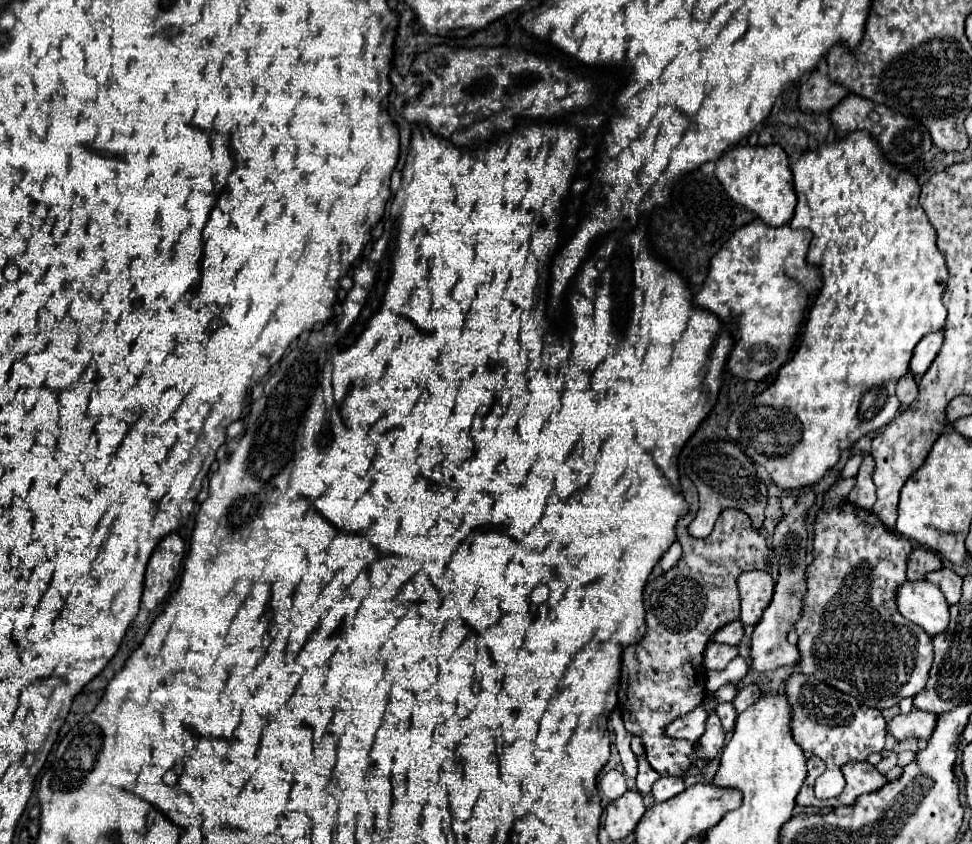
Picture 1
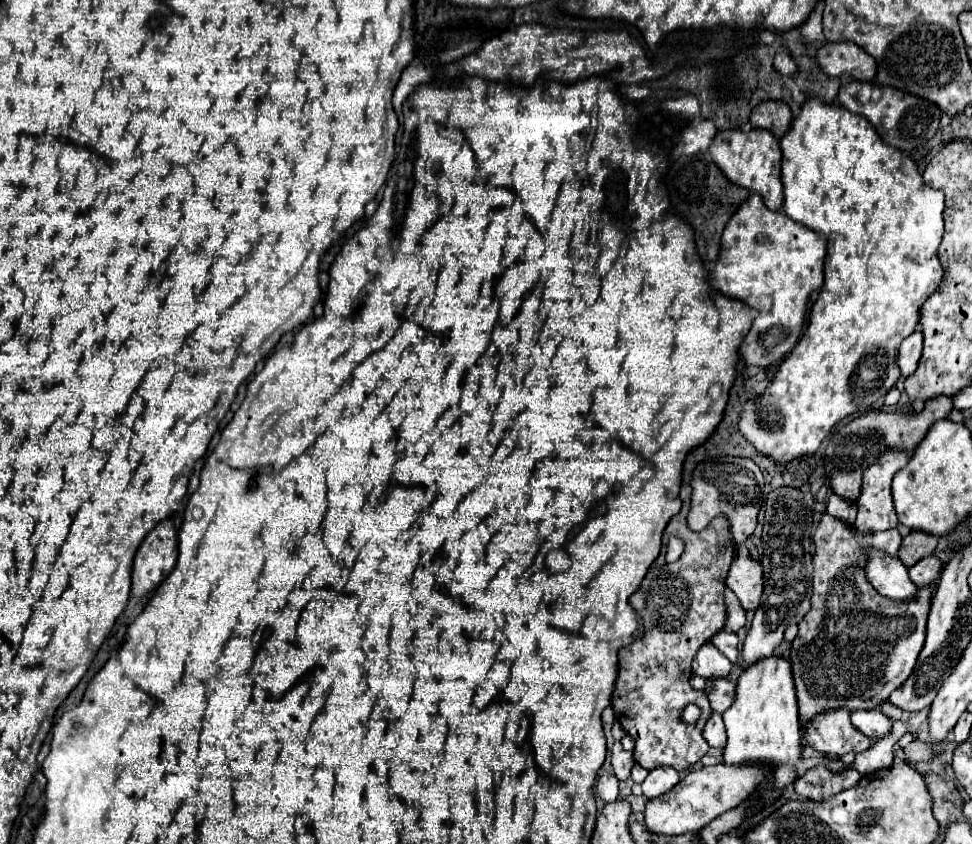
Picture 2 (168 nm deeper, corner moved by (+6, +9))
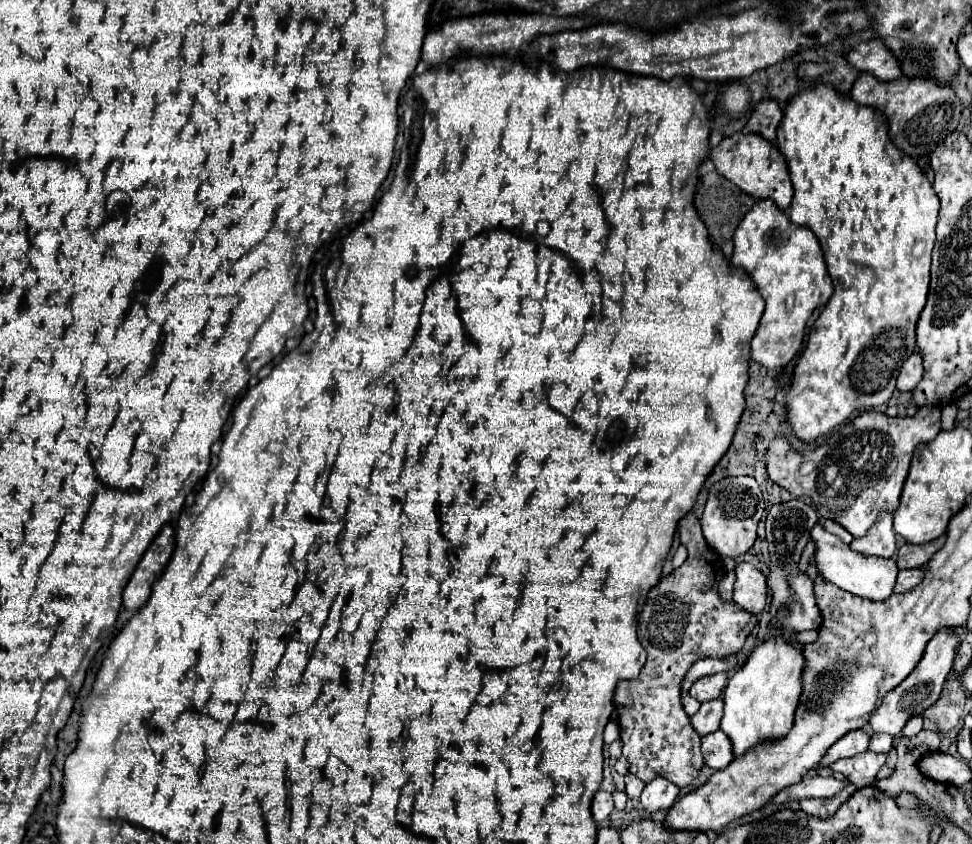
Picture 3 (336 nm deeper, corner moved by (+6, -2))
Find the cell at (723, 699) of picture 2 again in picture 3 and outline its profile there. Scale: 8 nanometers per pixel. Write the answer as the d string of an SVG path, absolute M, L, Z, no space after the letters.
M722 698L716 702L706 702L700 706L700 710L690 718L690 724L696 734L706 736L710 732L716 732L720 728L720 714L722 714Z

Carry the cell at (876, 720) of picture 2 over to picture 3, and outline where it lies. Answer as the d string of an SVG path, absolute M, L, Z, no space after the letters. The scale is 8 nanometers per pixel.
M852 730L852 734L846 734L844 738L840 738L840 742L830 746L830 750L824 754L824 758L820 760L818 766L826 768L840 758L852 758L860 752L866 752L868 750L868 740L870 740L870 736L864 730Z

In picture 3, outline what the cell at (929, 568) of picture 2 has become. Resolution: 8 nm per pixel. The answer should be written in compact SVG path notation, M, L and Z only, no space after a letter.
M914 568L914 570L900 570L898 578L896 578L896 586L894 592L908 592L910 588L918 586L924 578L924 570L922 568Z

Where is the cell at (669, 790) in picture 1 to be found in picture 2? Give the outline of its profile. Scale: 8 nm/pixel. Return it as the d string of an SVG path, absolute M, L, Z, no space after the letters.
M656 767L644 779L642 793L648 799L654 799L654 797L660 797L662 793L670 791L678 781L680 781L680 777L678 777L676 769L672 769L672 767Z

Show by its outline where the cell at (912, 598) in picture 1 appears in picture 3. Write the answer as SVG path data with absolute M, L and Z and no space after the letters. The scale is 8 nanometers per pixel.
M819 522L810 530L810 540L816 544L814 562L816 562L818 574L826 582L838 586L844 592L848 590L854 596L862 596L870 600L884 600L892 594L892 588L896 584L896 574L898 574L898 566L894 560L860 558L860 554L852 554L850 546L846 546L838 536L826 532Z

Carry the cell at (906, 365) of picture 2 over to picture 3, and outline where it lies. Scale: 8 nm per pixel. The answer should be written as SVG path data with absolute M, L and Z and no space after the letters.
M912 354L898 376L898 390L900 392L912 392L916 388L916 384L922 380L924 374L924 366L922 366L922 356L920 354Z

